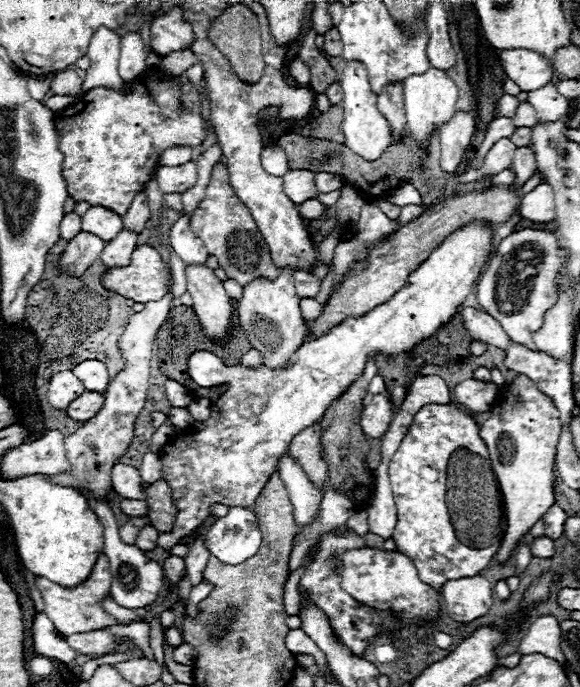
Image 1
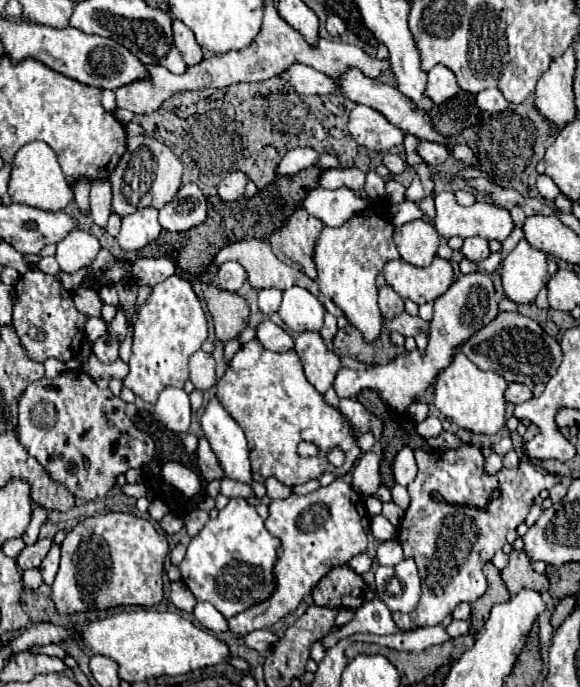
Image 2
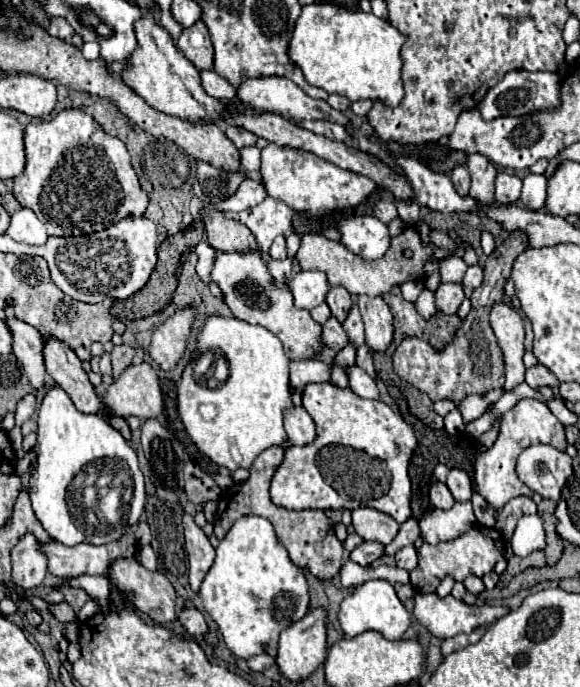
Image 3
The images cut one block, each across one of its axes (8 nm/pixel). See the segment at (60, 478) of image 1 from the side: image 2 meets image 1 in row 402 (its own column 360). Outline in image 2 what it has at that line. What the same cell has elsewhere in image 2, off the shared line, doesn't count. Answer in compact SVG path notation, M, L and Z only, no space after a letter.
M362 104L350 112L348 130L358 144L376 152L388 152L390 148L400 146L404 138L404 132L386 120L384 114Z

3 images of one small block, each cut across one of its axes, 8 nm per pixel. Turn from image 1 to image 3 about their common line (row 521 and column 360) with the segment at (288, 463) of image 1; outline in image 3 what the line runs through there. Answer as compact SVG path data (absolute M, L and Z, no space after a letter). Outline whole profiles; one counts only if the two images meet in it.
M358 296L356 304L360 308L364 328L366 328L366 344L382 352L388 348L392 342L392 312L390 306L380 298L370 298L370 296Z

